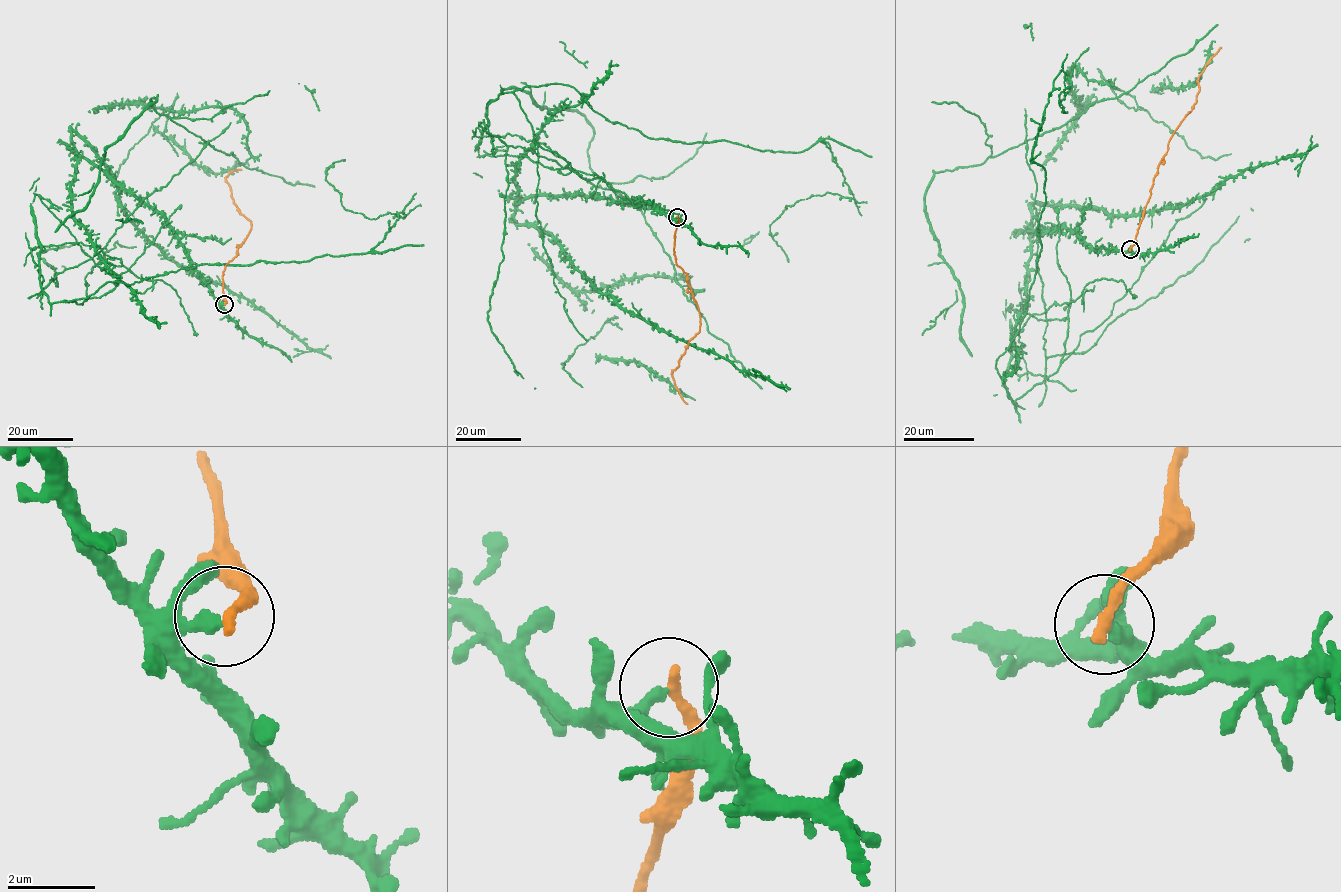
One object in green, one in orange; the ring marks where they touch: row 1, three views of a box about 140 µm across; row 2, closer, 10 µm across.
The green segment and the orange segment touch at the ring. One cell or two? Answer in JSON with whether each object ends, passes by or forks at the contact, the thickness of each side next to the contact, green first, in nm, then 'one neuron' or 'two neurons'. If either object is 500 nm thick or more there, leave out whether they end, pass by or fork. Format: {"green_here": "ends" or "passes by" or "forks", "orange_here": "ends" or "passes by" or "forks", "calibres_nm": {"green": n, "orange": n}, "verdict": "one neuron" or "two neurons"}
{"green_here": "ends", "orange_here": "ends", "calibres_nm": {"green": 300, "orange": 280}, "verdict": "two neurons"}

